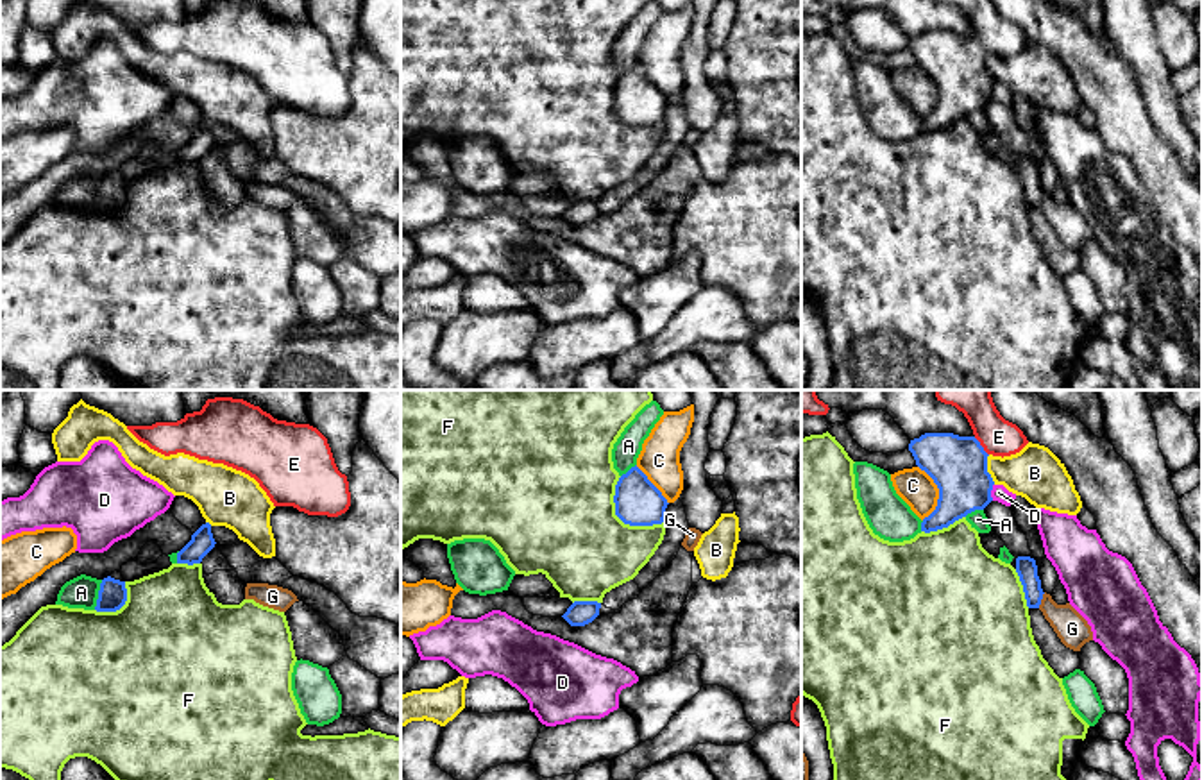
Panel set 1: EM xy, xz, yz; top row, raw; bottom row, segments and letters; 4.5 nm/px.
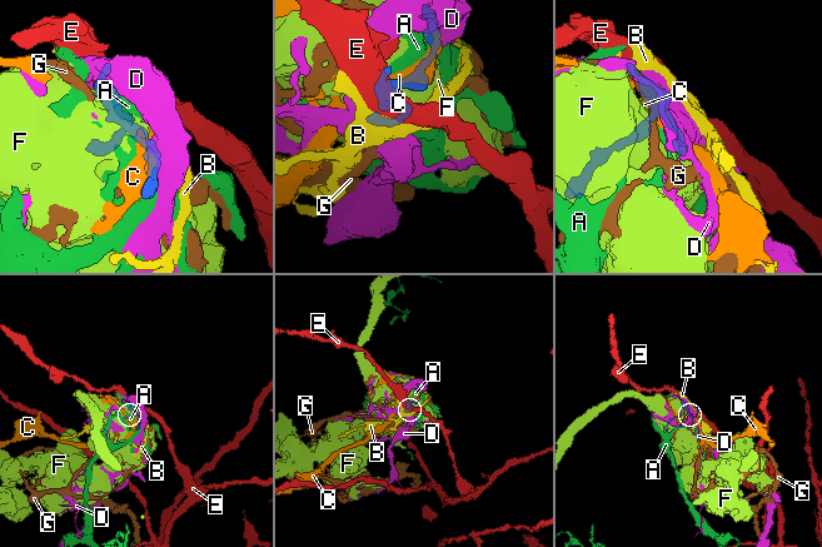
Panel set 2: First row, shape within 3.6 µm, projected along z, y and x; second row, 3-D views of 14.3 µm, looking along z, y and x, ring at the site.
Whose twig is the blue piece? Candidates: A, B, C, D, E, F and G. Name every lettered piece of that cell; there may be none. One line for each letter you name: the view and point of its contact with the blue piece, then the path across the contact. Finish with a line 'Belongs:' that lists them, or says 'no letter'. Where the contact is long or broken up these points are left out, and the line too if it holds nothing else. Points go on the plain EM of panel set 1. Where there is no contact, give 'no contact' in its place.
Belongs: no letter

